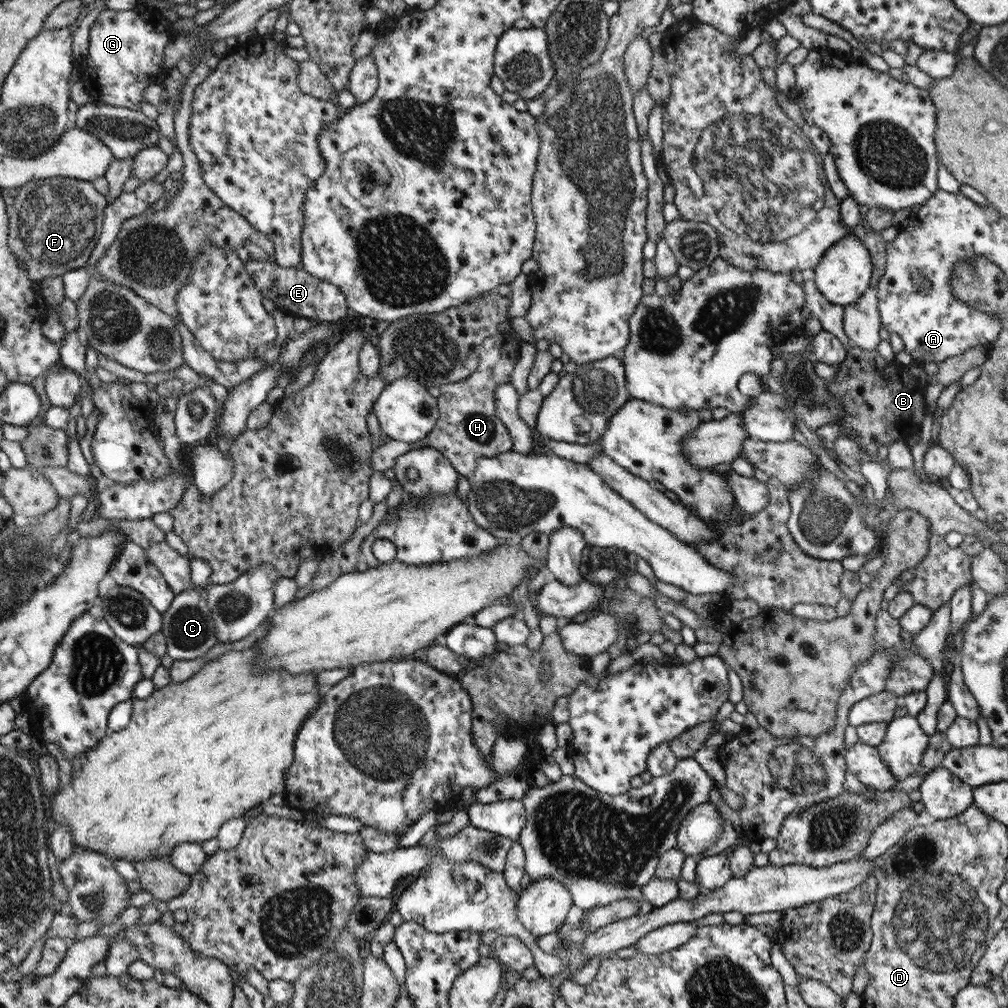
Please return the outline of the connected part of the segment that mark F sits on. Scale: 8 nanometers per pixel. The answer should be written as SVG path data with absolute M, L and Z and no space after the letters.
M54 177L31 180L19 187L14 205L8 207L8 248L18 262L25 263L30 280L40 283L48 277L85 267L99 246L107 216L108 200L92 181Z

